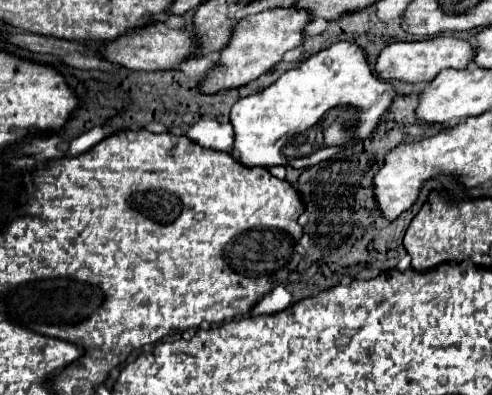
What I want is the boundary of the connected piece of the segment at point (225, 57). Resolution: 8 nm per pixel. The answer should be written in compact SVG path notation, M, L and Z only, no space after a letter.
M268 8L264 12L242 18L238 22L238 26L234 28L232 40L220 52L220 58L218 58L218 64L226 66L226 70L210 74L202 82L202 90L210 94L210 92L226 90L226 88L244 86L244 84L256 80L260 74L268 72L272 66L276 66L288 50L292 50L304 42L304 28L308 26L308 22L312 22L312 14L308 10L300 10L300 8Z

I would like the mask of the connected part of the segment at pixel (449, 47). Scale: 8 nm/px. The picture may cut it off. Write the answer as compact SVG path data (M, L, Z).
M436 36L436 38L416 40L416 42L394 42L380 52L376 62L376 72L386 80L404 80L412 84L430 82L444 68L468 68L472 64L474 54L476 48L462 38Z

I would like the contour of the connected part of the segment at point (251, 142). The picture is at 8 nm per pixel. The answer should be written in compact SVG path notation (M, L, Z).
M338 42L318 54L310 56L298 68L284 72L274 84L264 88L258 94L240 98L230 110L230 122L234 126L236 144L234 148L240 152L238 160L246 166L278 166L288 164L294 168L310 168L324 160L330 160L338 154L338 150L316 150L310 156L288 158L284 154L284 146L290 138L304 134L308 128L316 126L322 116L336 106L352 106L360 110L358 126L354 138L370 138L380 118L384 118L386 110L392 106L392 98L396 98L396 90L390 82L374 76L370 70L368 56L362 46L354 42Z

